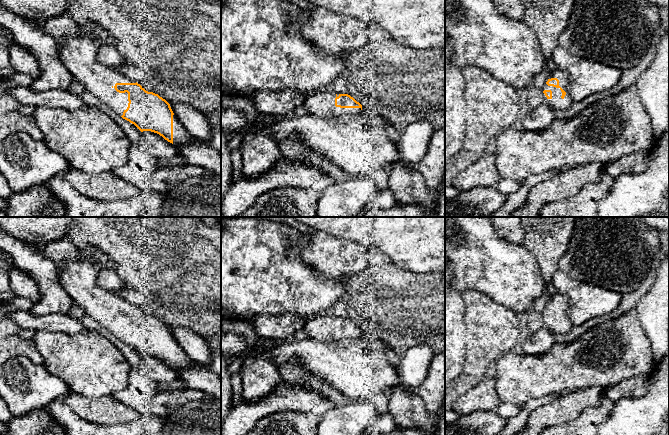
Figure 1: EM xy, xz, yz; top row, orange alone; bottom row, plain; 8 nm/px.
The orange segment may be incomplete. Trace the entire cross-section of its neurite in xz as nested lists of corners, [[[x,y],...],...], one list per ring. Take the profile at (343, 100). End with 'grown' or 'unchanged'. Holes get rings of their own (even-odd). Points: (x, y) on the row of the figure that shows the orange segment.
[[[322,91],[306,97],[304,103],[309,115],[320,118],[361,114],[362,105],[348,94]]] | grown

